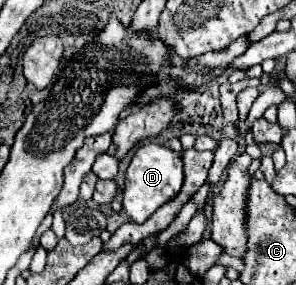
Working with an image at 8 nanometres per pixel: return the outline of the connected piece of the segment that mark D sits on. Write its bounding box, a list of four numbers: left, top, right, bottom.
[123,145,183,223]

